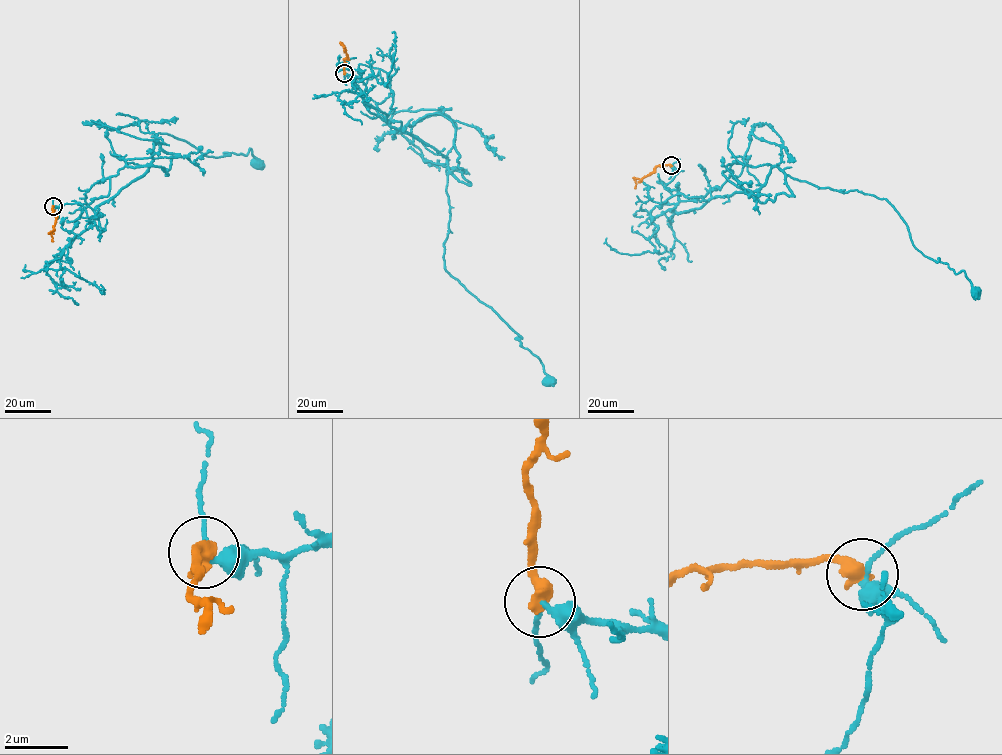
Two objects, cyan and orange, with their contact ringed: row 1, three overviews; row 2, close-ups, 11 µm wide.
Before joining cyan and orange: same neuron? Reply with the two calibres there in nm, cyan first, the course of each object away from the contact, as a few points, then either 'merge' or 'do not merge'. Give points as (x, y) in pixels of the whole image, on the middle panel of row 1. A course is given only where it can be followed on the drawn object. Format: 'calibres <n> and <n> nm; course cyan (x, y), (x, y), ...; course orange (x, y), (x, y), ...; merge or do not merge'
calibres 280 and 500 nm; course cyan (345, 73), (371, 79), (379, 71), (393, 94), (386, 121), (447, 158), (445, 270), (521, 337), (550, 379); course orange (344, 73), (347, 58), (344, 46); do not merge

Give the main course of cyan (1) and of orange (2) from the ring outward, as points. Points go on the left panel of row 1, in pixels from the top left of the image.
1: (53, 206), (102, 217), (95, 209), (148, 168), (159, 133), (208, 156), (249, 148), (258, 163)
2: (53, 206), (55, 217), (53, 241)

